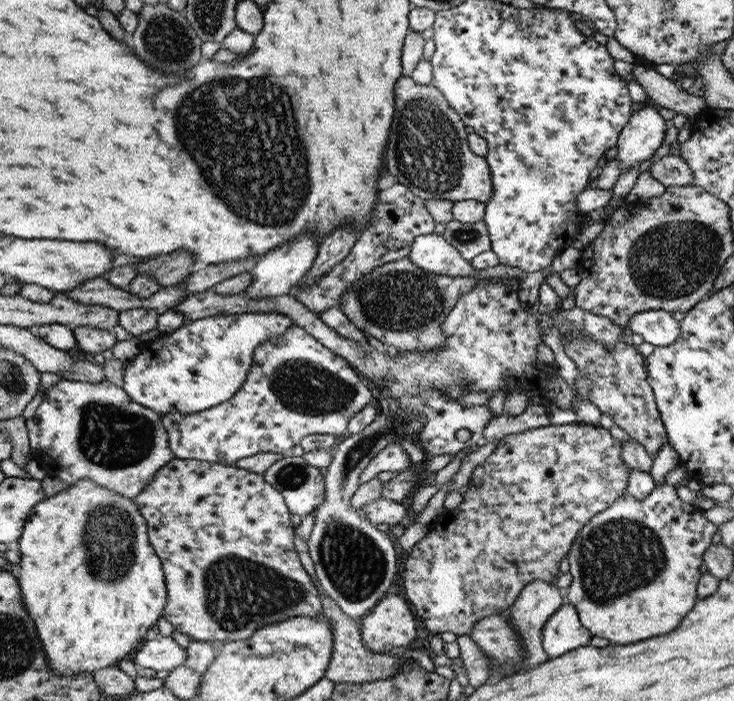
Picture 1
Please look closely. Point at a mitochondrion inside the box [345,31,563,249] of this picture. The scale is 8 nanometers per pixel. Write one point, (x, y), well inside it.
(426, 150)

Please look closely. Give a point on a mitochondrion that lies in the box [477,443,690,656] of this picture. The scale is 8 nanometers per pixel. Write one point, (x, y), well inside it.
(621, 555)

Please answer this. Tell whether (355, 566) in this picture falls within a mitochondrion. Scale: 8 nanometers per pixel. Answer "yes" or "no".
yes

